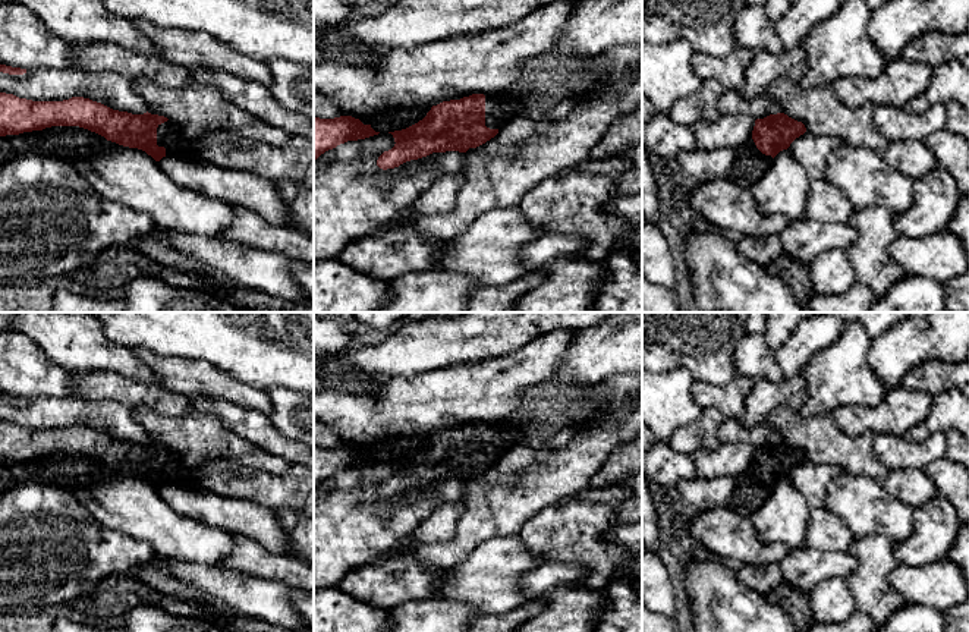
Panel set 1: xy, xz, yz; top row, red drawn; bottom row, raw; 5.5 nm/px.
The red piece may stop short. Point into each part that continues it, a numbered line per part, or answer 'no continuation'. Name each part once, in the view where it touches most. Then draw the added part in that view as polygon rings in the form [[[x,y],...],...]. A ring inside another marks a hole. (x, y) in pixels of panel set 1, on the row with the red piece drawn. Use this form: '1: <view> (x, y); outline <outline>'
1: xy (169, 135); outline [[[172,120],[158,125],[157,145],[166,148],[166,155],[201,160],[194,148],[194,141],[188,139],[182,129]]]

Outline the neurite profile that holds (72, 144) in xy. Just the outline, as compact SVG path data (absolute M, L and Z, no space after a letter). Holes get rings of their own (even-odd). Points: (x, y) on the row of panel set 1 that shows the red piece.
M51 126L43 131L0 136L0 166L29 153L44 153L67 163L91 157L107 139L79 126Z

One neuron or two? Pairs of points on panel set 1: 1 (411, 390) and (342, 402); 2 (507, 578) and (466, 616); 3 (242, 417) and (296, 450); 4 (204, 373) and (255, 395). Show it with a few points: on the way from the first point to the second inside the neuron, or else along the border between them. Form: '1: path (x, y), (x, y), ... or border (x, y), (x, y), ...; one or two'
1: path (393, 408), (359, 411); one
2: border (440, 599), (466, 603), (487, 615); two
3: path (255, 427), (270, 440), (283, 446); one
4: path (217, 384), (242, 395); one

